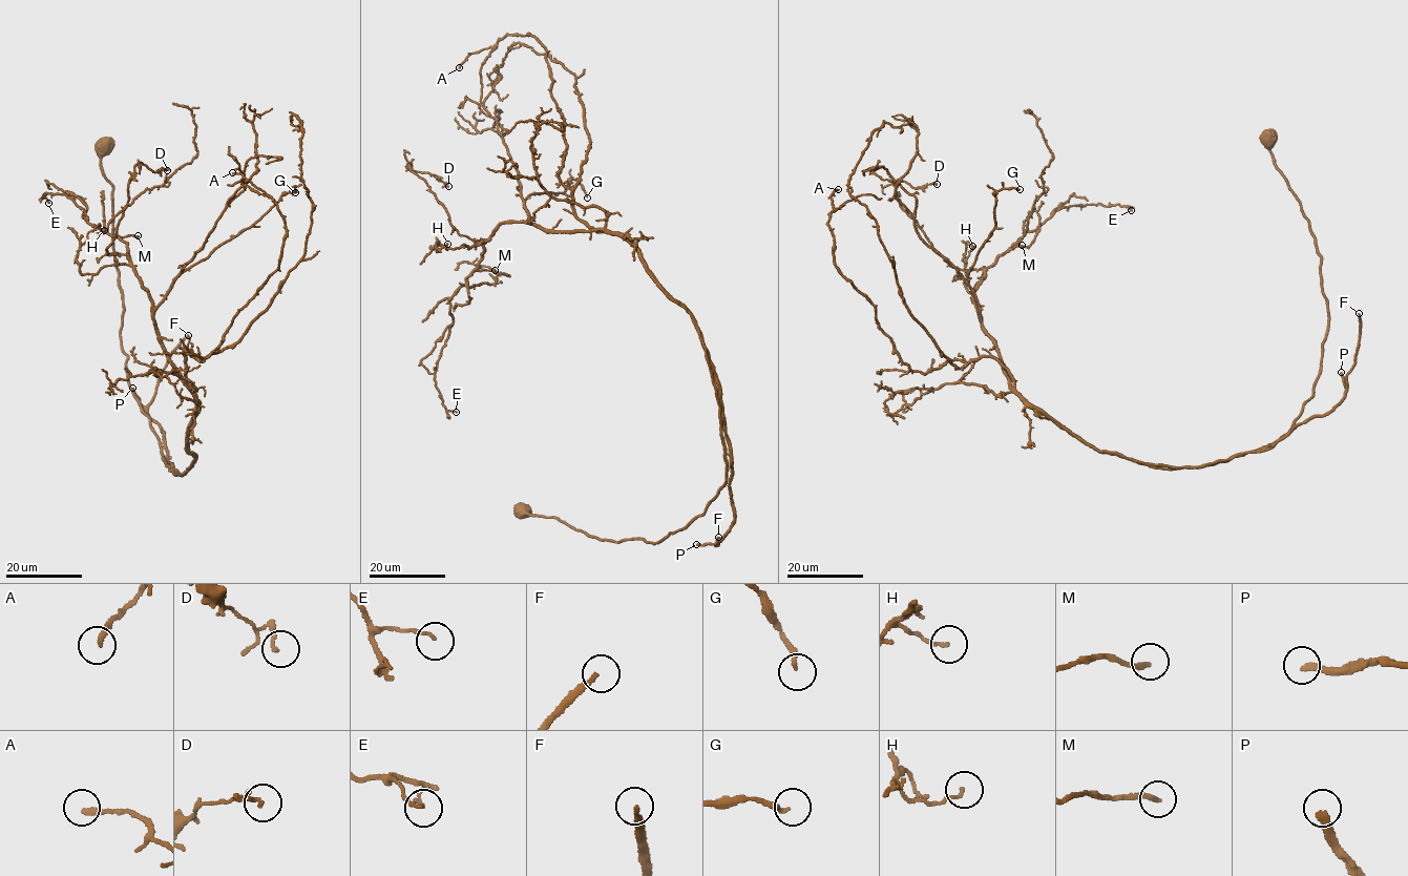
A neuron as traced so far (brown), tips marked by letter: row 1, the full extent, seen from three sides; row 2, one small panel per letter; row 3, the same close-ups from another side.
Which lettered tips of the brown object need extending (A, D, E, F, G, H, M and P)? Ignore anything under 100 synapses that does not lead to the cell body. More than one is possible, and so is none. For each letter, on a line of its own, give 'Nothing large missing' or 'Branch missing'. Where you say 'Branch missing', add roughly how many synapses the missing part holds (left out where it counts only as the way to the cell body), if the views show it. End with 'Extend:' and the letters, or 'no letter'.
A: Nothing large missing
D: Nothing large missing
E: Nothing large missing
F: Branch missing. Roughly 300 synapses
G: Nothing large missing
H: Nothing large missing
M: Nothing large missing
P: Branch missing. Roughly 350 synapses
Extend: F, P

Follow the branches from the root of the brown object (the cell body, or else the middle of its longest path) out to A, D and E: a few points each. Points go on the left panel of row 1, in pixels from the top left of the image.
A: (105, 143), (126, 376), (179, 475), (200, 412), (184, 348), (217, 349), (286, 233), (275, 201), (232, 172)
D: (105, 143), (126, 376), (179, 475), (196, 461), (193, 396), (130, 258), (106, 249), (134, 166), (167, 170)
E: (105, 143), (127, 381), (167, 466), (186, 473), (197, 409), (126, 244), (80, 197), (48, 203)

